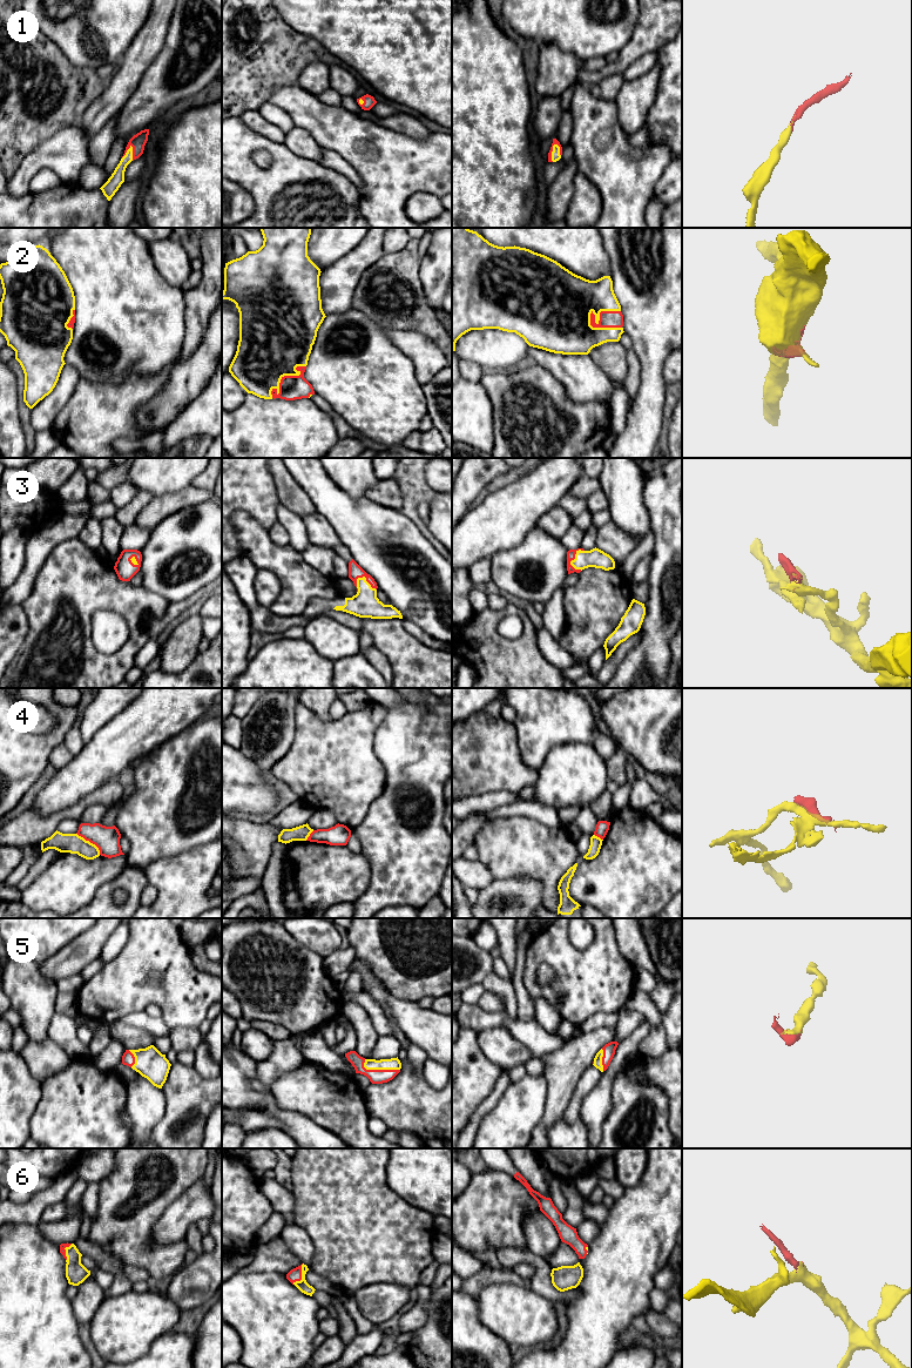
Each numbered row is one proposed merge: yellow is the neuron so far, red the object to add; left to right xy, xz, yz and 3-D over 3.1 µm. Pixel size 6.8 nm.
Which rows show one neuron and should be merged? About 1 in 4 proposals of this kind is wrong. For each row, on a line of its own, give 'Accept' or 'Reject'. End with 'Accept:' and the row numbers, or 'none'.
1: Accept
2: Accept
3: Accept
4: Reject
5: Accept
6: Accept
Accept: 1, 2, 3, 5, 6

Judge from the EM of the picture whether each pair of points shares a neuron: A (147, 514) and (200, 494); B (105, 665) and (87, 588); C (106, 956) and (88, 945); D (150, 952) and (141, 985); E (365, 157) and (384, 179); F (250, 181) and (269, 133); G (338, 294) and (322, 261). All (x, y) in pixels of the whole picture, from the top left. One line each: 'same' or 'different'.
A: same
B: same
C: different
D: same
E: same
F: different
G: different

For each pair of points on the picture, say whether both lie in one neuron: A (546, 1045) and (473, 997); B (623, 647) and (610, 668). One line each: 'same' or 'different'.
A: different
B: same

